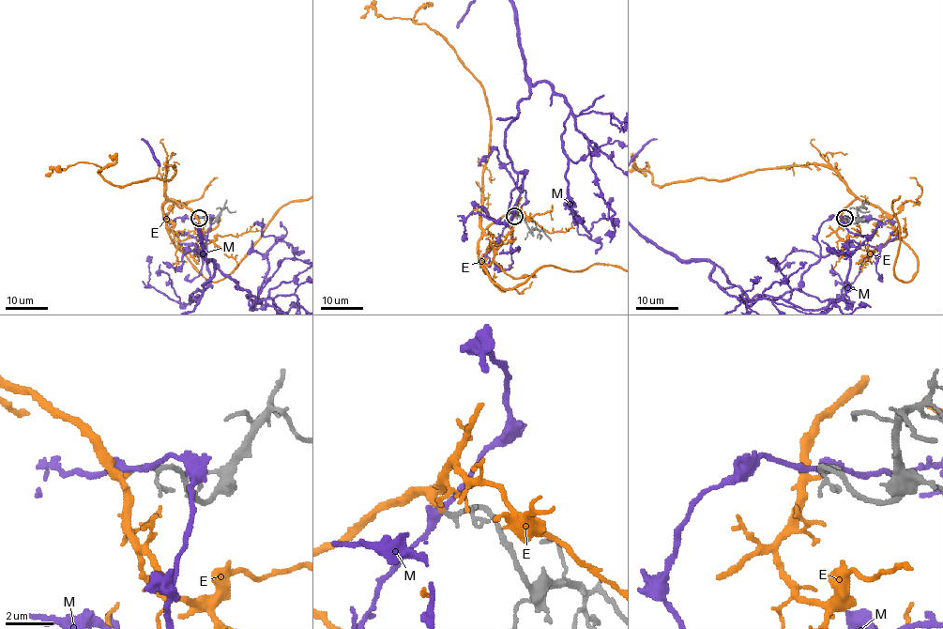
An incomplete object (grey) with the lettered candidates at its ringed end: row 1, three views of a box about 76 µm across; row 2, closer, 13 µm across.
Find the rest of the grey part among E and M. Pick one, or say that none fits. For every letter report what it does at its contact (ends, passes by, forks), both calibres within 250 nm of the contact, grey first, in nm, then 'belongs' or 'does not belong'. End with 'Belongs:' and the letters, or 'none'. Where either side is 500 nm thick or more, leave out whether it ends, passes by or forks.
E: it passes by; 200 nm thick on the grey side, 150 nm on the other; belongs
M: it passes by; 200 nm thick on the grey side, 360 nm on the other; does not belong
Belongs: E

